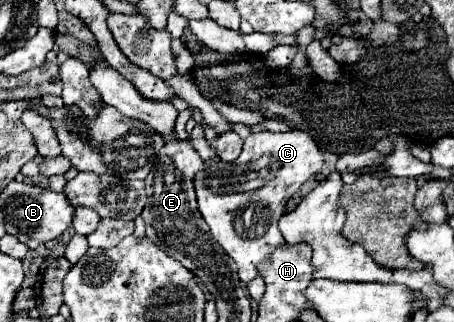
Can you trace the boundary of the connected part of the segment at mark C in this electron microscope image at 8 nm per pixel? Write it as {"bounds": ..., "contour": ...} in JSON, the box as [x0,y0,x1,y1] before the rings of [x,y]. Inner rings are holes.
{"bounds":[194,131,324,283],"contour":[[[258,131],[250,133],[244,139],[242,153],[236,161],[228,165],[260,165],[262,173],[274,173],[270,181],[264,183],[264,187],[252,189],[252,191],[240,191],[240,193],[226,193],[226,191],[216,191],[210,187],[206,177],[214,177],[216,173],[226,173],[226,175],[238,175],[240,171],[236,167],[222,167],[222,169],[204,169],[196,173],[194,177],[194,189],[196,197],[200,203],[200,215],[210,227],[212,237],[224,247],[224,251],[236,261],[238,265],[238,275],[244,283],[252,281],[258,277],[258,263],[264,261],[264,257],[272,255],[274,249],[288,245],[284,237],[280,235],[276,221],[284,213],[286,201],[306,183],[310,177],[314,177],[322,165],[324,157],[314,139],[306,131],[288,131],[288,133],[274,133],[274,131]],[[266,155],[266,161],[262,161]],[[264,217],[266,217],[266,227],[264,227]]]}

